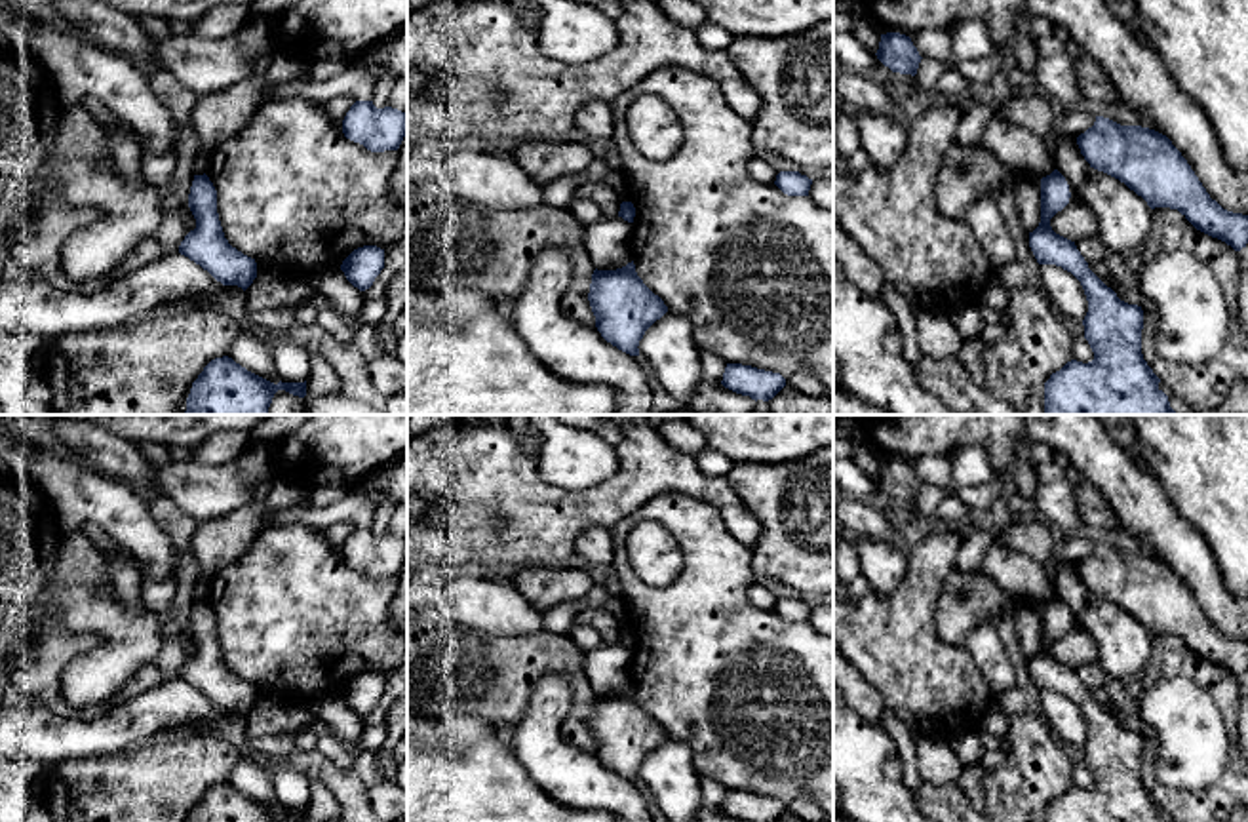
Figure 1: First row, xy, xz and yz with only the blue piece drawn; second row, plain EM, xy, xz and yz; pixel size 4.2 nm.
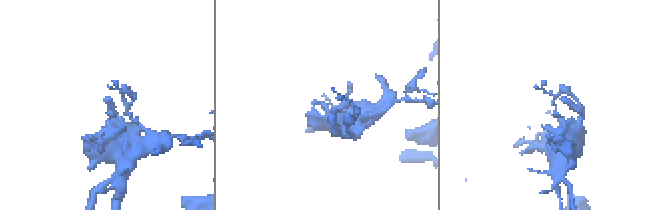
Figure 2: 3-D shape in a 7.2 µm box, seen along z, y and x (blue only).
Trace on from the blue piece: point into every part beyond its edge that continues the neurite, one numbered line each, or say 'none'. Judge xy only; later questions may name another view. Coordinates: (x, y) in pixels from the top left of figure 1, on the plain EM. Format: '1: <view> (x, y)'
none

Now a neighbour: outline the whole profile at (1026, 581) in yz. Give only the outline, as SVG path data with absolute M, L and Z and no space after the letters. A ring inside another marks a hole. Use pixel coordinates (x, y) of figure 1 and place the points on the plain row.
M989 544L980 569L1018 603L1031 601L1043 605L1056 596L1043 565L1001 544Z

